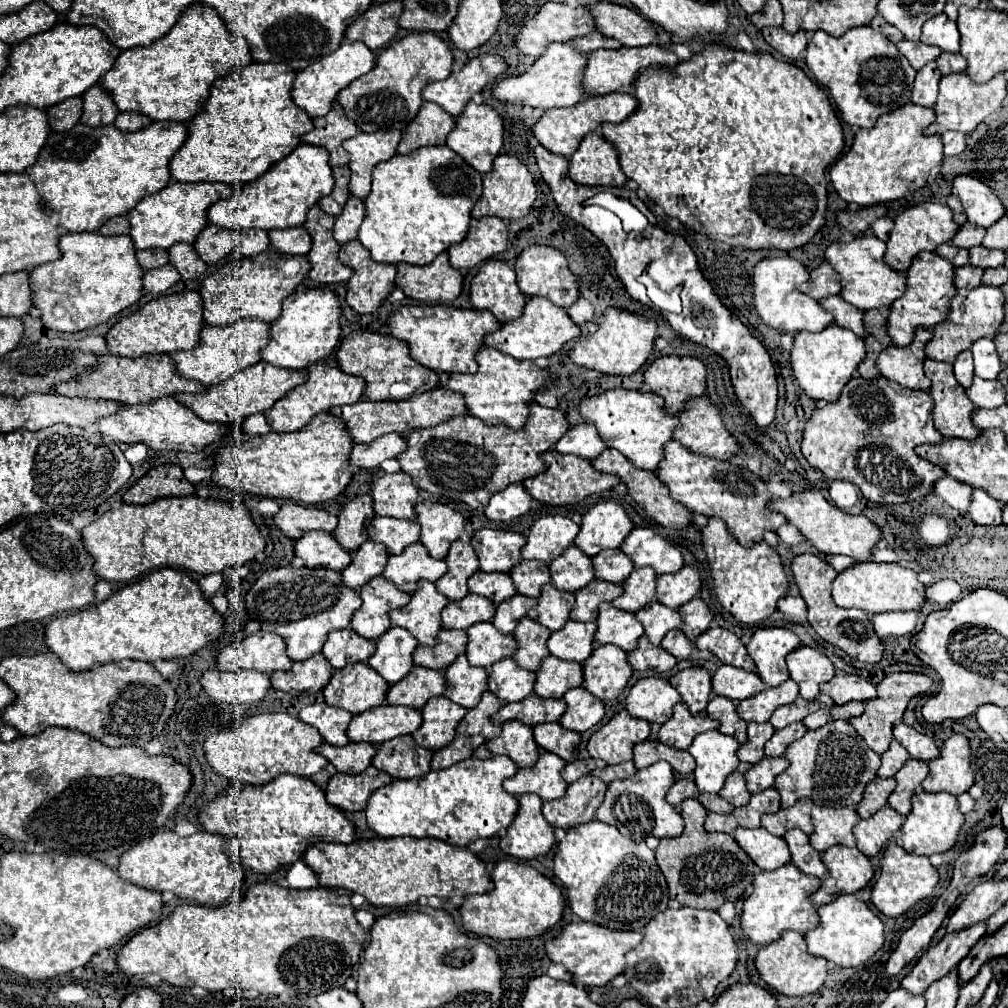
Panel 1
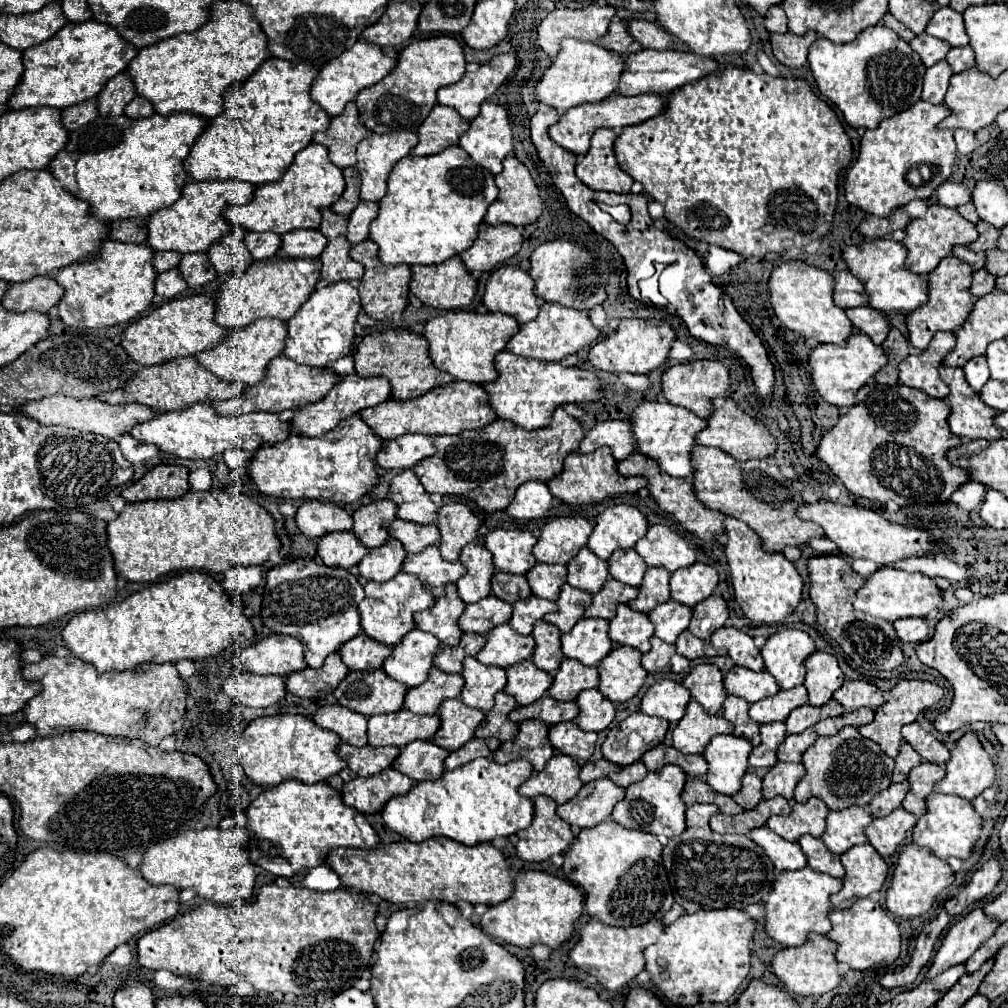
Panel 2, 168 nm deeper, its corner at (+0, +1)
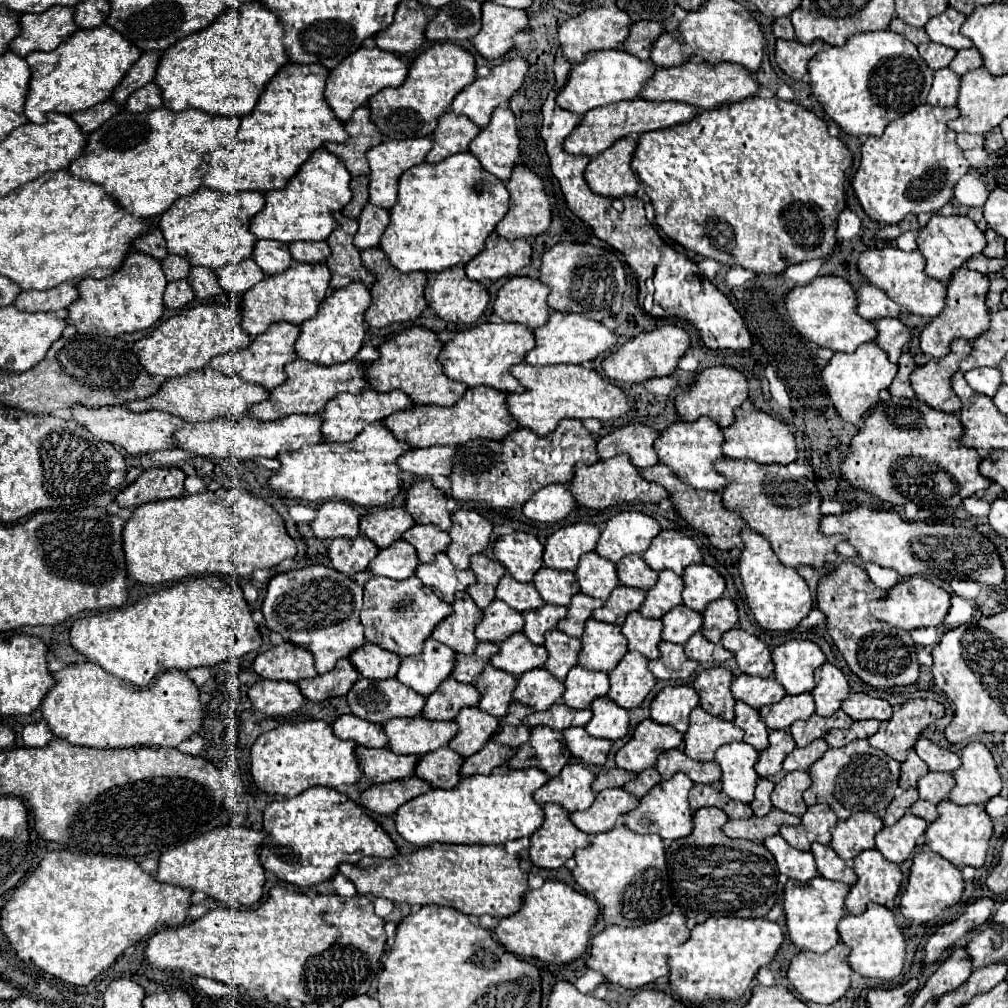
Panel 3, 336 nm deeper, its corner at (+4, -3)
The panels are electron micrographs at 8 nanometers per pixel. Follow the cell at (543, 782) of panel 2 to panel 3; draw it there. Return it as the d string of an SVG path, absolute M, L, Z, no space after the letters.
M566 764L558 776L550 778L548 784L534 792L534 800L538 804L560 804L562 808L566 808L566 812L586 810L590 808L596 796L590 788L594 778L596 774L584 764Z

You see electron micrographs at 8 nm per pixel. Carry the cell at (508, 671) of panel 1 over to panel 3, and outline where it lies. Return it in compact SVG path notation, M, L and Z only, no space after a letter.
M534 668L516 680L514 700L534 710L546 710L562 700L562 692L564 684L558 678L544 668Z

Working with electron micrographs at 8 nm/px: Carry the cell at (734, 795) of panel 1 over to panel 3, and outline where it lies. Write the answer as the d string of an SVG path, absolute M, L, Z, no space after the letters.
M760 778L758 780L758 786L756 786L756 792L754 792L754 800L750 802L750 808L754 812L754 816L764 816L770 812L772 808L772 802L770 802L770 792L774 790L774 784L766 778Z

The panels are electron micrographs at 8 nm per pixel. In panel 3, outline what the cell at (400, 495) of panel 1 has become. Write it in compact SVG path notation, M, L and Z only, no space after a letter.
M418 480L410 486L404 508L416 524L434 524L440 530L450 530L450 510L444 492L432 486L430 480Z

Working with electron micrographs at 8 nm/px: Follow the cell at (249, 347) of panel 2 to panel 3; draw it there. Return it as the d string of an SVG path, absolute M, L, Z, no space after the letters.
M278 322L278 324L270 324L270 328L262 334L262 336L256 336L248 348L244 350L236 350L236 352L228 352L228 354L218 354L210 360L210 368L218 370L218 372L224 372L228 376L236 374L240 376L242 380L246 382L256 382L260 384L262 388L266 390L272 390L276 386L280 386L284 380L286 380L286 374L284 374L284 364L296 360L296 354L294 354L294 342L298 338L298 326L296 324L286 324L286 322Z

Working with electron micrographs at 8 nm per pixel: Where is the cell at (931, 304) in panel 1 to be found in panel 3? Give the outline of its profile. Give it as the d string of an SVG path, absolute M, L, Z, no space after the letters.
M956 268L954 276L946 284L946 306L938 316L934 316L924 330L920 332L920 350L926 356L932 358L942 358L950 350L950 342L956 338L966 338L974 340L988 328L988 308L984 304L984 296L988 292L988 278L982 276L980 272L968 270L968 268Z

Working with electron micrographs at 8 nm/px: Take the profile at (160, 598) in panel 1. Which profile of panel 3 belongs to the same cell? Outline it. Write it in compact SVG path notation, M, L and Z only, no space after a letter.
M198 576L192 580L178 582L166 590L158 590L132 606L78 618L70 628L70 644L76 652L104 668L108 674L134 686L148 686L156 674L170 668L188 670L196 666L214 666L218 662L240 658L246 652L258 650L262 644L262 636L250 614L252 612L236 580L228 584L216 576Z

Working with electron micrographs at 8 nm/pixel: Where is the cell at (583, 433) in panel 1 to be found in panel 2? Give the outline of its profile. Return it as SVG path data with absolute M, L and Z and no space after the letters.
M608 420L598 422L582 440L580 452L592 454L594 450L610 446L616 460L626 460L626 456L636 452L636 440L634 432L628 420Z

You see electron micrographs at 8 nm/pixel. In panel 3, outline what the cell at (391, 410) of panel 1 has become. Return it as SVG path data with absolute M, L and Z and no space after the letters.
M488 386L468 388L464 396L452 406L414 406L410 412L394 412L394 416L386 416L382 424L394 434L396 440L402 440L414 448L424 446L438 446L438 444L464 444L466 440L474 438L488 438L488 440L502 440L508 432L516 430L518 424L510 416L506 408L506 394Z

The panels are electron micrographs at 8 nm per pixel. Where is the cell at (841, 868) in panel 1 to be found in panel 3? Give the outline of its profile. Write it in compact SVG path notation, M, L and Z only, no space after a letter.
M878 850L860 852L860 856L854 858L854 872L858 880L846 896L848 914L860 914L870 902L890 904L896 898L902 872L898 864L888 862Z

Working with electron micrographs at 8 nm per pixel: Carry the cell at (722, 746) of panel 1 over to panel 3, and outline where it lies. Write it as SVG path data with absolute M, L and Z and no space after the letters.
M730 742L718 748L714 762L722 770L720 786L732 800L750 802L754 800L754 786L758 774L754 770L754 762L758 760L758 750L754 750L746 742Z

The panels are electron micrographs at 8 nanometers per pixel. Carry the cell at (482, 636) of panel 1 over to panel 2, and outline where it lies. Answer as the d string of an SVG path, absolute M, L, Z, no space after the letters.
M502 624L486 634L486 648L478 652L476 660L482 664L510 668L522 660L532 658L534 646L536 642L532 636L522 636L514 632L510 624Z

